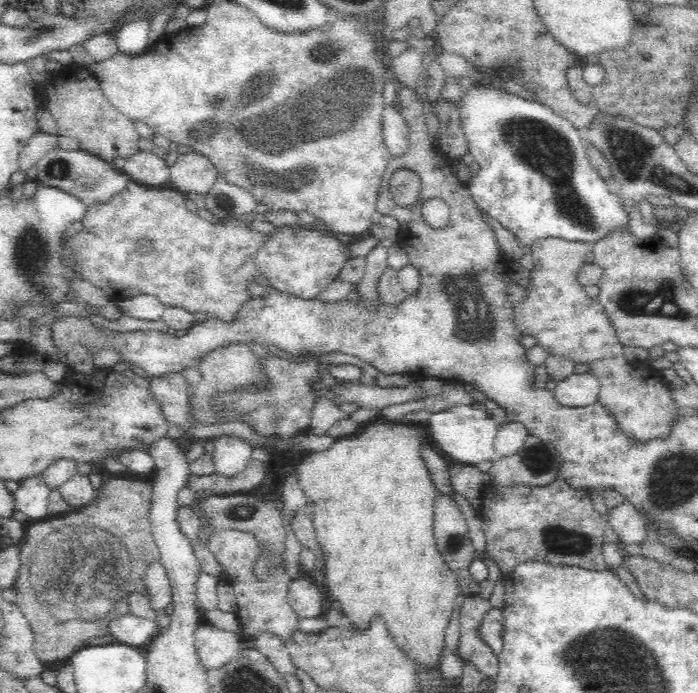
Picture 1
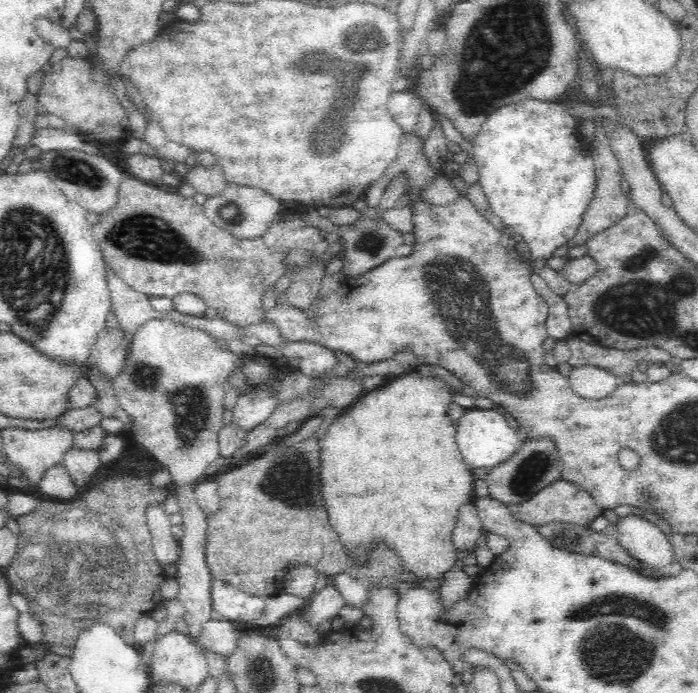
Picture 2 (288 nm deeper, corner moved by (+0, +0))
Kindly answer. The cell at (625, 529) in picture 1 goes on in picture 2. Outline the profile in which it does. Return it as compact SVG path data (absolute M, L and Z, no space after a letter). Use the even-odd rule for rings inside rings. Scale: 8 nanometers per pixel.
M624 516L616 522L616 538L634 558L640 558L654 568L670 568L674 564L672 548L658 526L640 518Z

